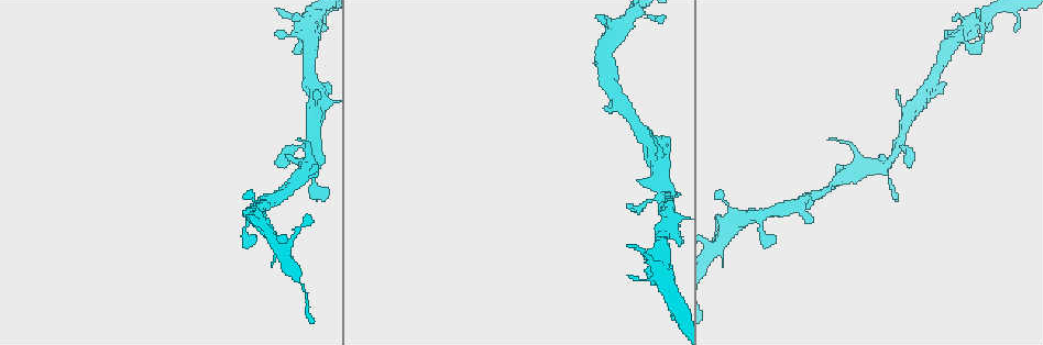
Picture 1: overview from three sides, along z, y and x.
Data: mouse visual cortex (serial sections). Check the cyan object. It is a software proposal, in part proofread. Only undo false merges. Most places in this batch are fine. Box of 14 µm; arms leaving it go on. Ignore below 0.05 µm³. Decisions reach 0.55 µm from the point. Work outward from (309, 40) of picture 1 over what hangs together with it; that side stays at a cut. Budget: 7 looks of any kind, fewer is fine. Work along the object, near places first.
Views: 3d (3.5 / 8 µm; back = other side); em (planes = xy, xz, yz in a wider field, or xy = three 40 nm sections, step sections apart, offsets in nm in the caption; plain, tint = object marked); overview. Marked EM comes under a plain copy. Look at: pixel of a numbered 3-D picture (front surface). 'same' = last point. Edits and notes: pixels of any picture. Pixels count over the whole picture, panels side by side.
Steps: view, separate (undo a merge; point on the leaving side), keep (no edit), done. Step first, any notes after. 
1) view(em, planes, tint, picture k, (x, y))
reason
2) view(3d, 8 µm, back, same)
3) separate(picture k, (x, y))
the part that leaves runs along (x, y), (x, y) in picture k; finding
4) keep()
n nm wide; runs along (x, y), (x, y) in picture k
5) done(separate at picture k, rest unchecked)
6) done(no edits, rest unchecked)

view(3d, 3.5 µm, picture 1, (909, 117))
thick turns thin

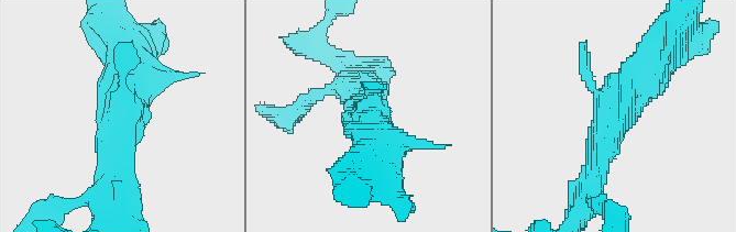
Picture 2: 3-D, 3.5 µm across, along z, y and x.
view(em, xy, step 3, tint, picture 2, (614, 115))

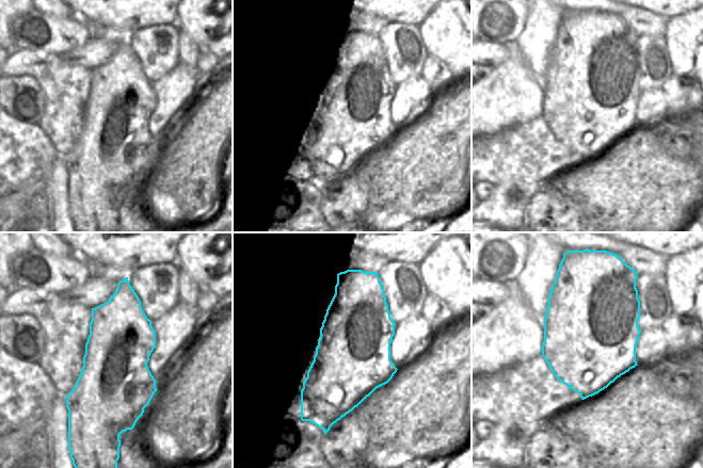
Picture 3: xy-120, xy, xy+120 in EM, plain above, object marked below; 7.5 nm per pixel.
keep()
runs along (656, 59), (616, 107), (589, 187) in picture 2; continuous, no second cell

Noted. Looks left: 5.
view(3d, 8 µm, picture 1, (661, 184))
thin arm on a thick one

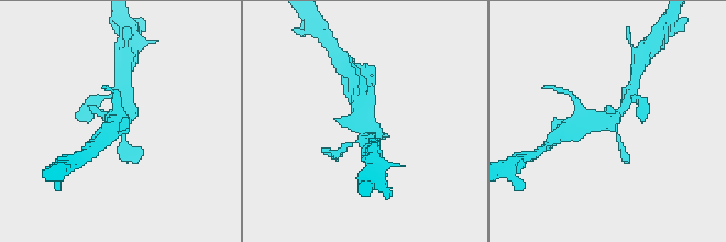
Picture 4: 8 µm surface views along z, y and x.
view(3d, 3.5 µm, picture 4, (364, 122))
zoom in

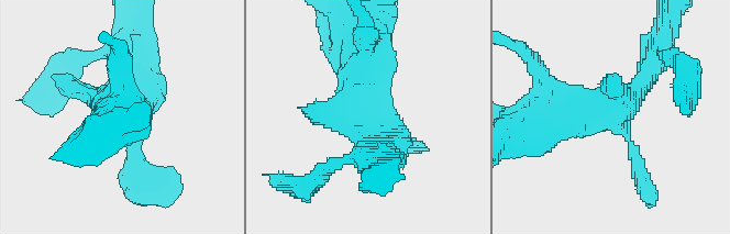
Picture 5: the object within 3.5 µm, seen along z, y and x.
keep()
all the same cell

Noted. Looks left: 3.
view(3d, 3.5 µm, back, picture 1, (262, 219))
thick turns thin

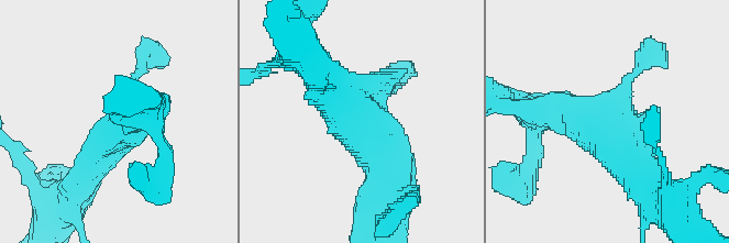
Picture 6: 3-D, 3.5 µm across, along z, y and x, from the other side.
view(em, xy, step 3, tint, picture 6, (599, 124))

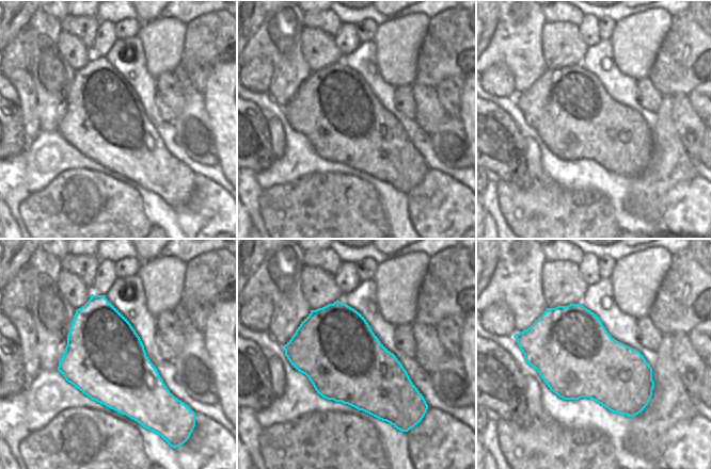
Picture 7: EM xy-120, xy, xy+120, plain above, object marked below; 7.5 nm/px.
keep()
runs along (393, 191), (372, 126), (331, 89) in picture 6; one cell here

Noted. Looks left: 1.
done(no edits, rest unchecked)

